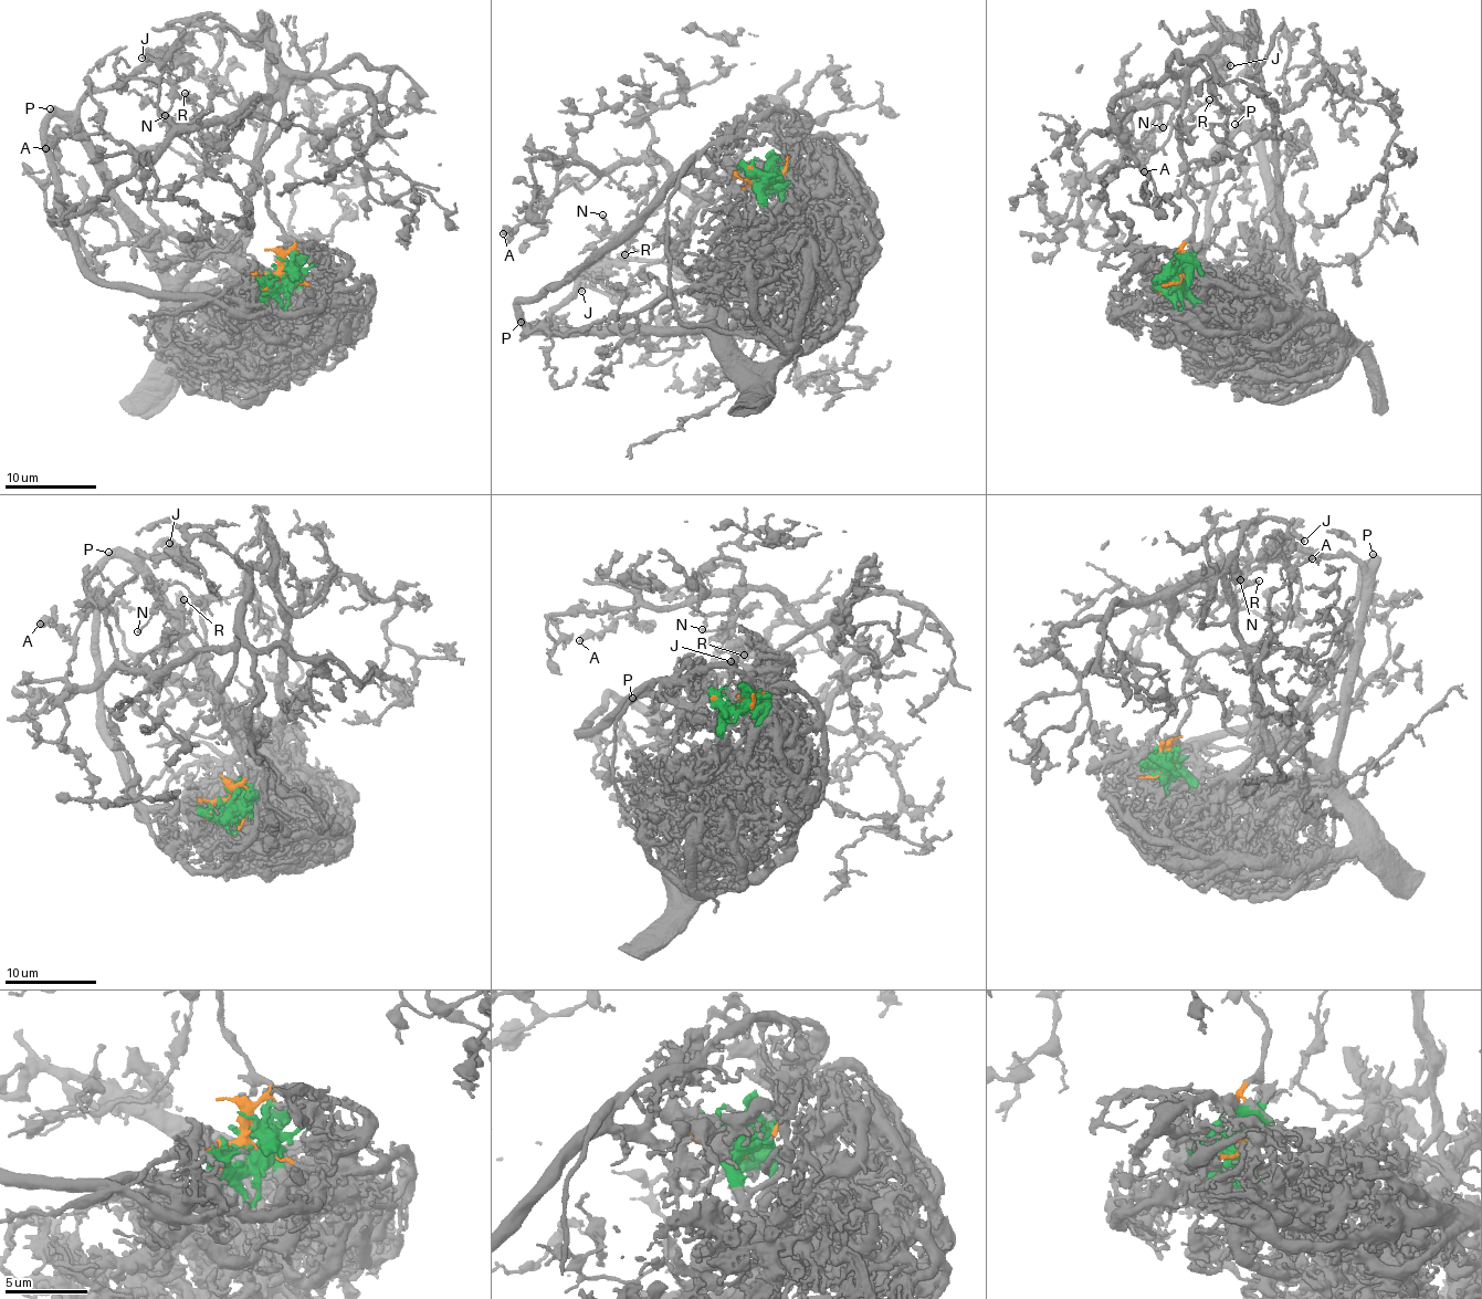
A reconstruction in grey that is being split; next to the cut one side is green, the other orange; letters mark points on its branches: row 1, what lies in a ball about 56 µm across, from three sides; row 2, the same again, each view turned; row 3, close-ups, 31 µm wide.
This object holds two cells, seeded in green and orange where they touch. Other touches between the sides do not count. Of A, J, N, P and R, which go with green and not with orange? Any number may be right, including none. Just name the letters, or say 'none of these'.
J, P

